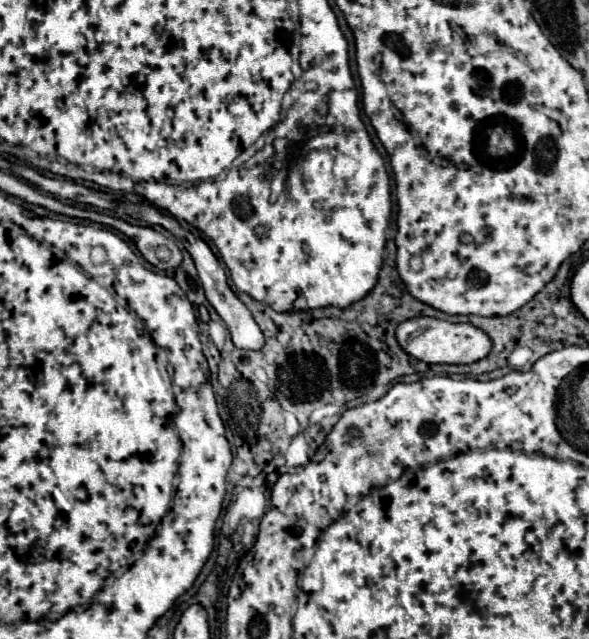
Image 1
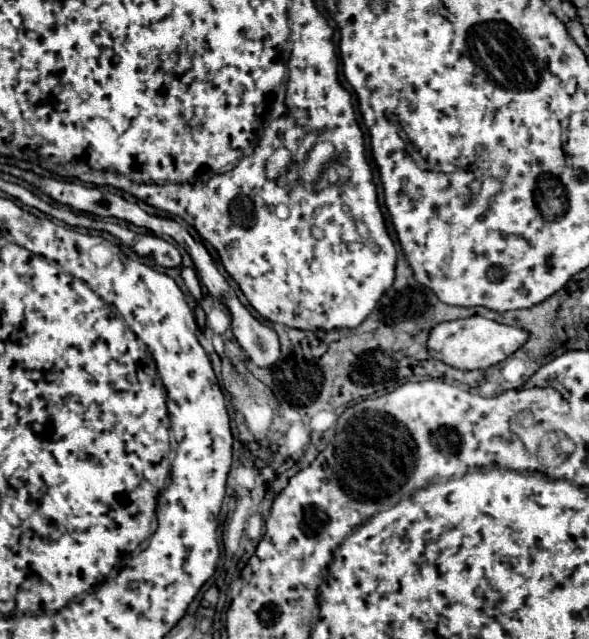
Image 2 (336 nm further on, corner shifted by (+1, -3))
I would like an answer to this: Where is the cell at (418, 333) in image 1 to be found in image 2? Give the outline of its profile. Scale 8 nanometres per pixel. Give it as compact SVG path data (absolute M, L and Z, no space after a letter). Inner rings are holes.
M467 317L435 325L427 339L427 351L431 357L455 369L487 369L515 353L525 341L527 331L521 331L519 327L509 327L485 317Z

